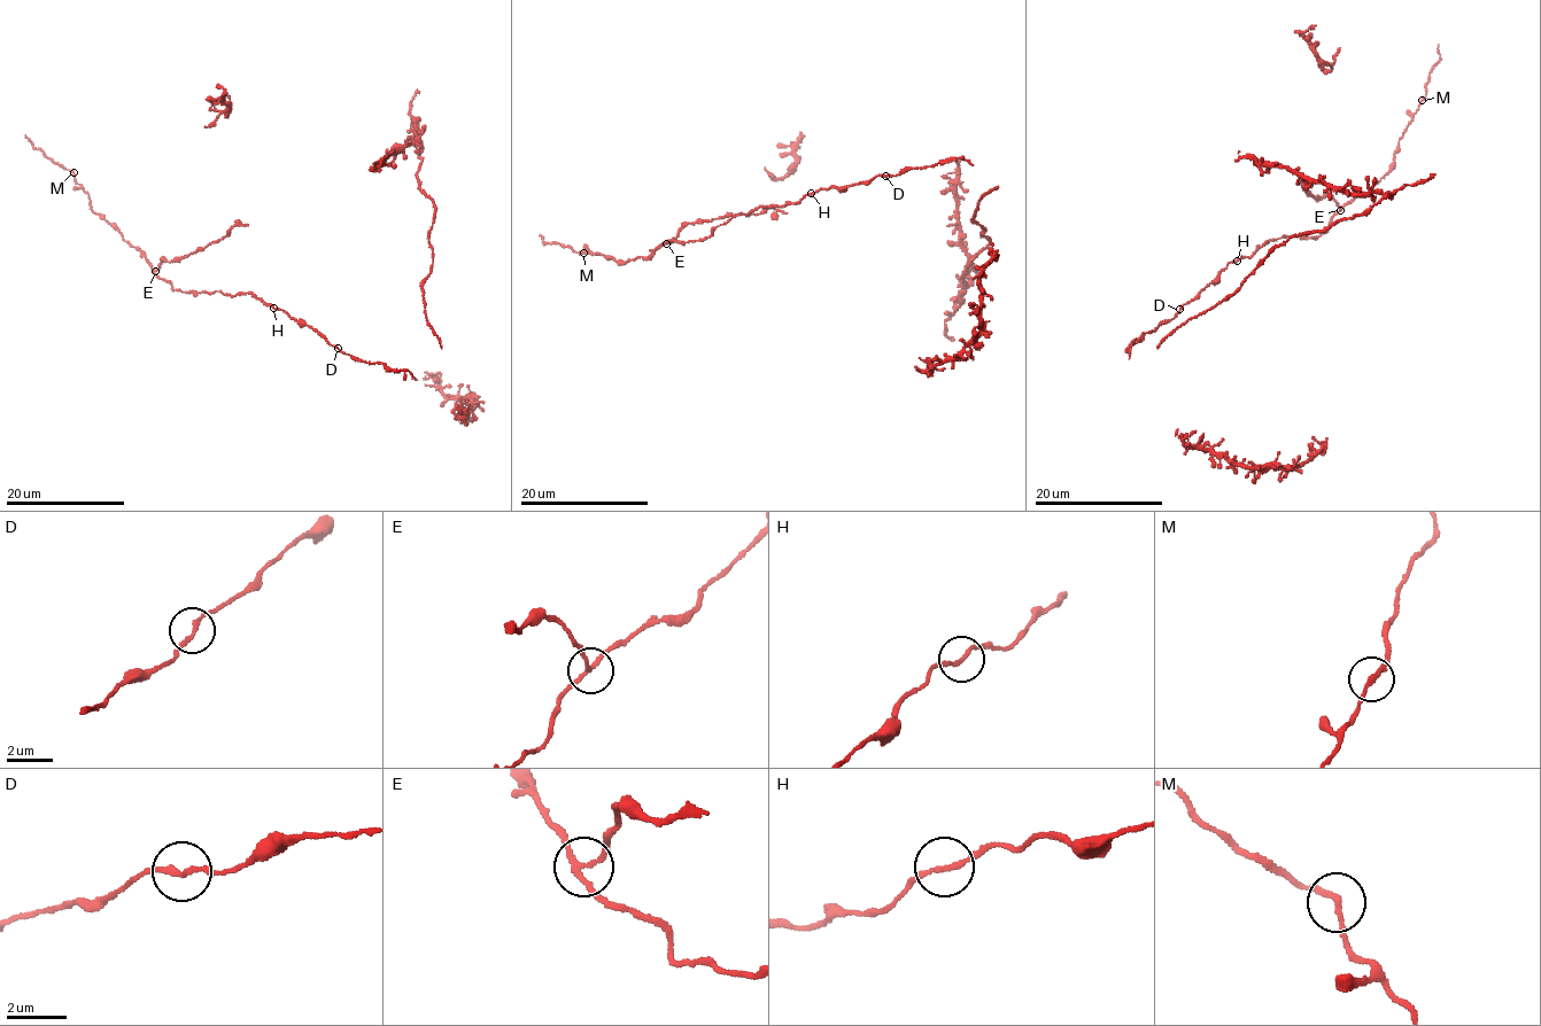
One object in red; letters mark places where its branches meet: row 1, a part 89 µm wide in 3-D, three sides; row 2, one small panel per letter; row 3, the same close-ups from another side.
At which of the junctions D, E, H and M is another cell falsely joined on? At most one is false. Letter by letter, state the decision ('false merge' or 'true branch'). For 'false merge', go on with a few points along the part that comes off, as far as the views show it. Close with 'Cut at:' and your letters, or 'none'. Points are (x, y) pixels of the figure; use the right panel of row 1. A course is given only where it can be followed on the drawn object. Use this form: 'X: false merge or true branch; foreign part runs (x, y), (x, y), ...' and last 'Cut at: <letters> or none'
D: true branch
E: false merge; foreign part runs (1341, 210), (1334, 199), (1329, 195), (1318, 200), (1306, 193), (1301, 181), (1302, 188)
H: true branch
M: true branch
Cut at: E

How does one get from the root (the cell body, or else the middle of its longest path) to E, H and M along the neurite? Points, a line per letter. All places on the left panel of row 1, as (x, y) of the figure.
E: (337, 348), (314, 328), (252, 294), (176, 290), (157, 278), (154, 271)
H: (337, 348), (308, 325), (273, 308)
M: (337, 348), (252, 294), (173, 289), (157, 278), (139, 249), (130, 246), (93, 210), (74, 172)

